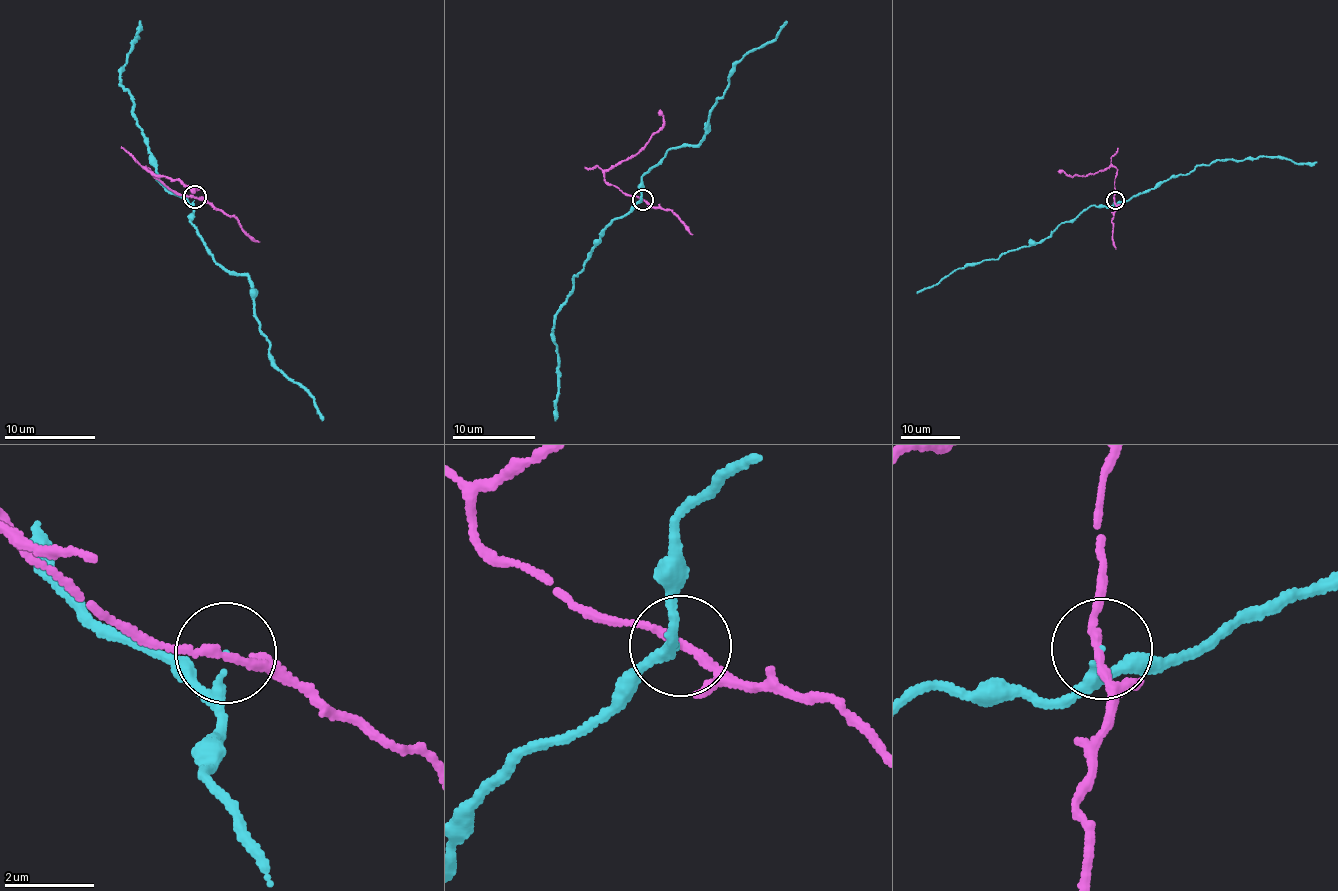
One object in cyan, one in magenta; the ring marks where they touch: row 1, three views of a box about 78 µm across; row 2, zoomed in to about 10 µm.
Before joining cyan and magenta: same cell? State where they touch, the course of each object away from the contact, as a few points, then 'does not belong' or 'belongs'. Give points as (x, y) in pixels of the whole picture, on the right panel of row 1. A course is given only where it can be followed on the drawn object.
place (1115, 200); course cyan (1114, 200), (1108, 207), (1091, 205), (1038, 243), (1011, 249), (996, 259), (969, 263), (917, 293); course magenta (1114, 200), (1115, 167), (1092, 175), (1072, 176), (1058, 172); does not belong

